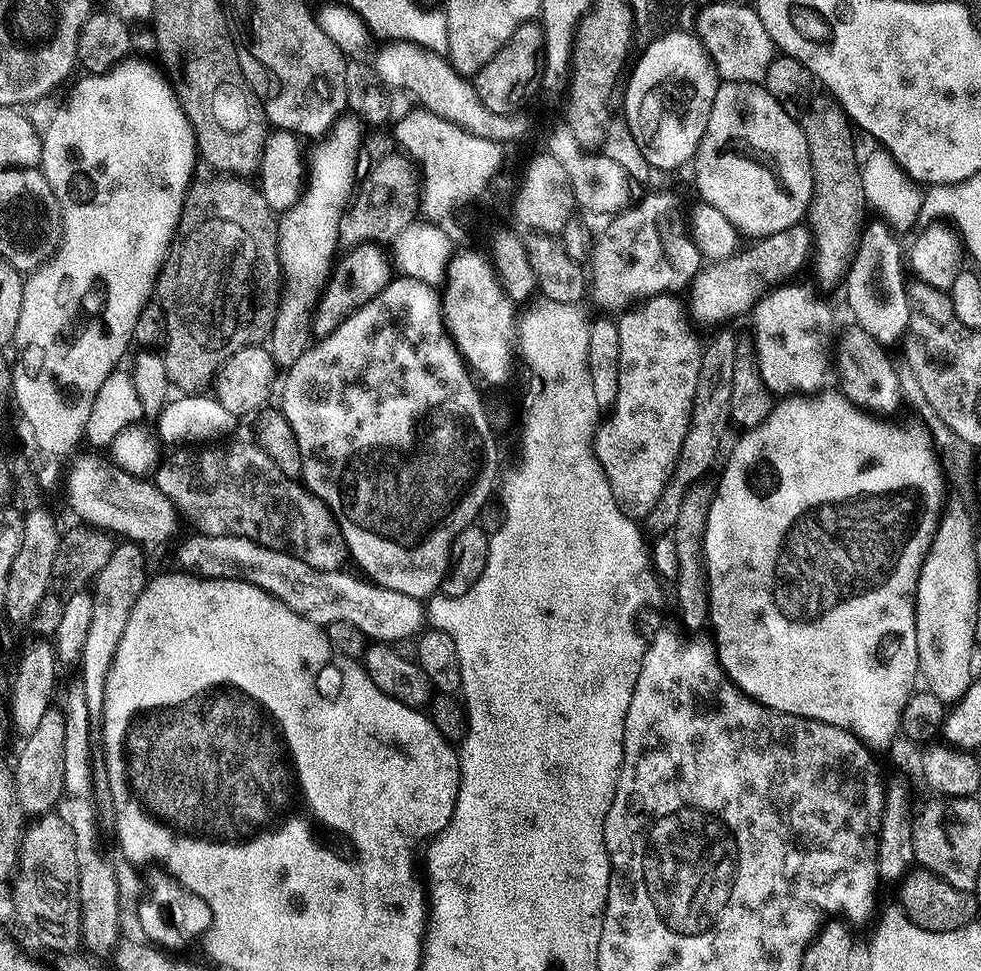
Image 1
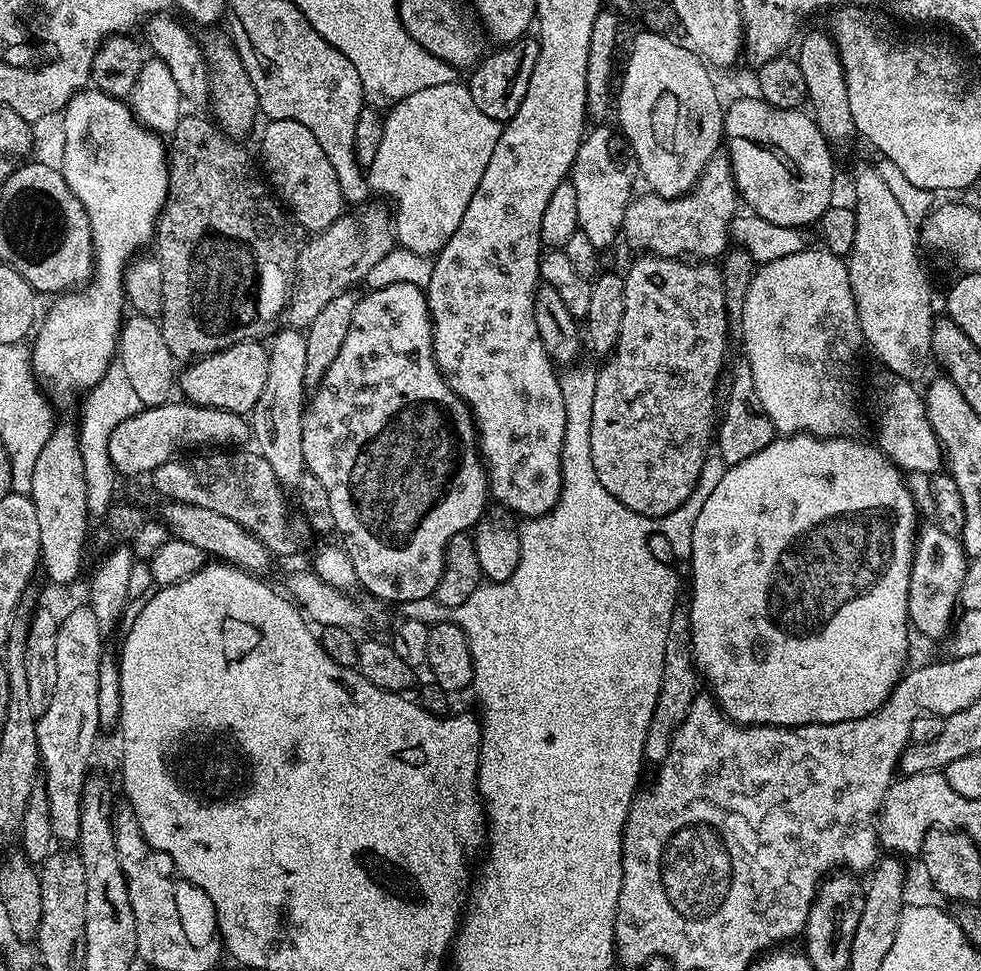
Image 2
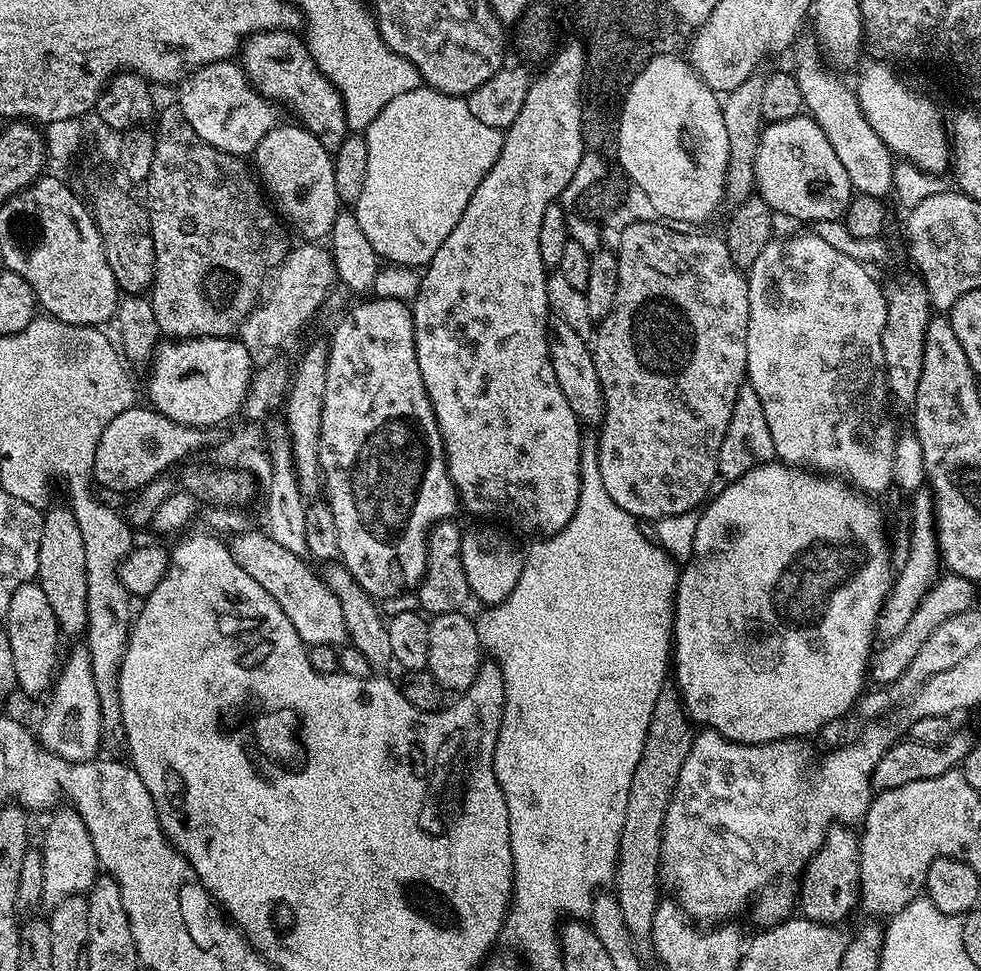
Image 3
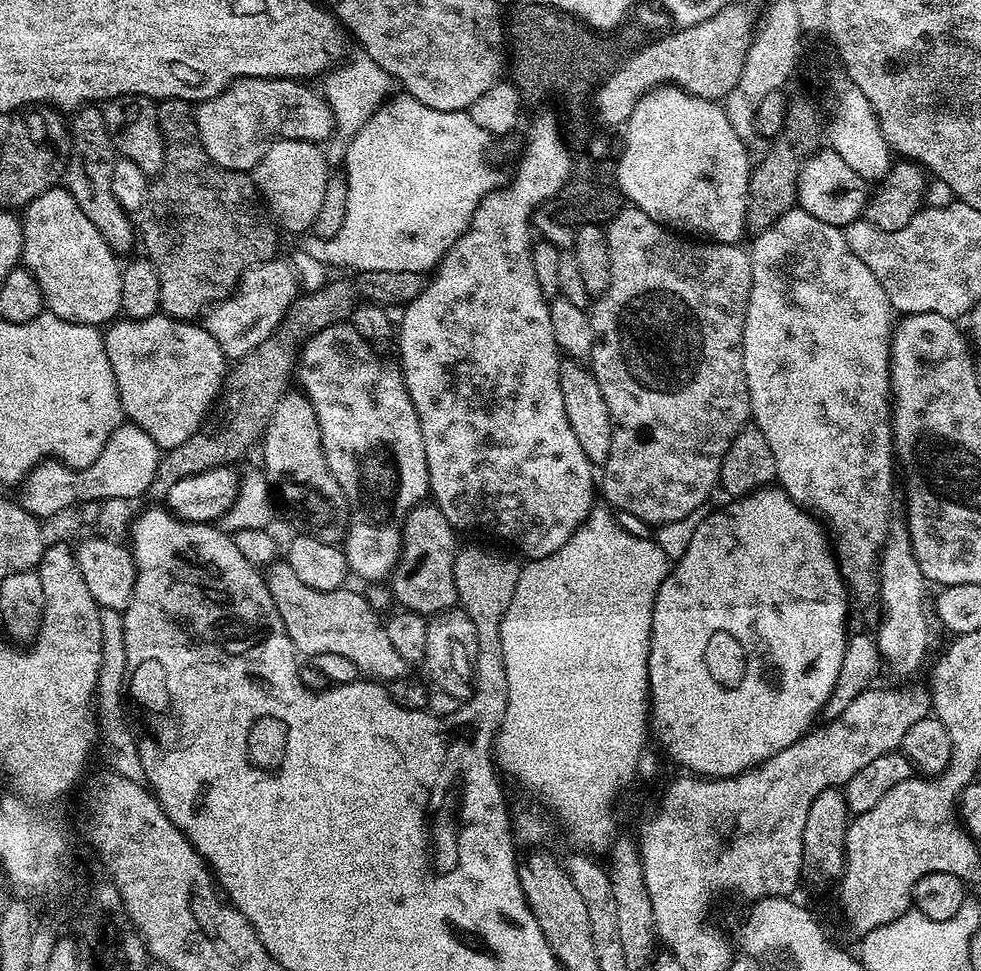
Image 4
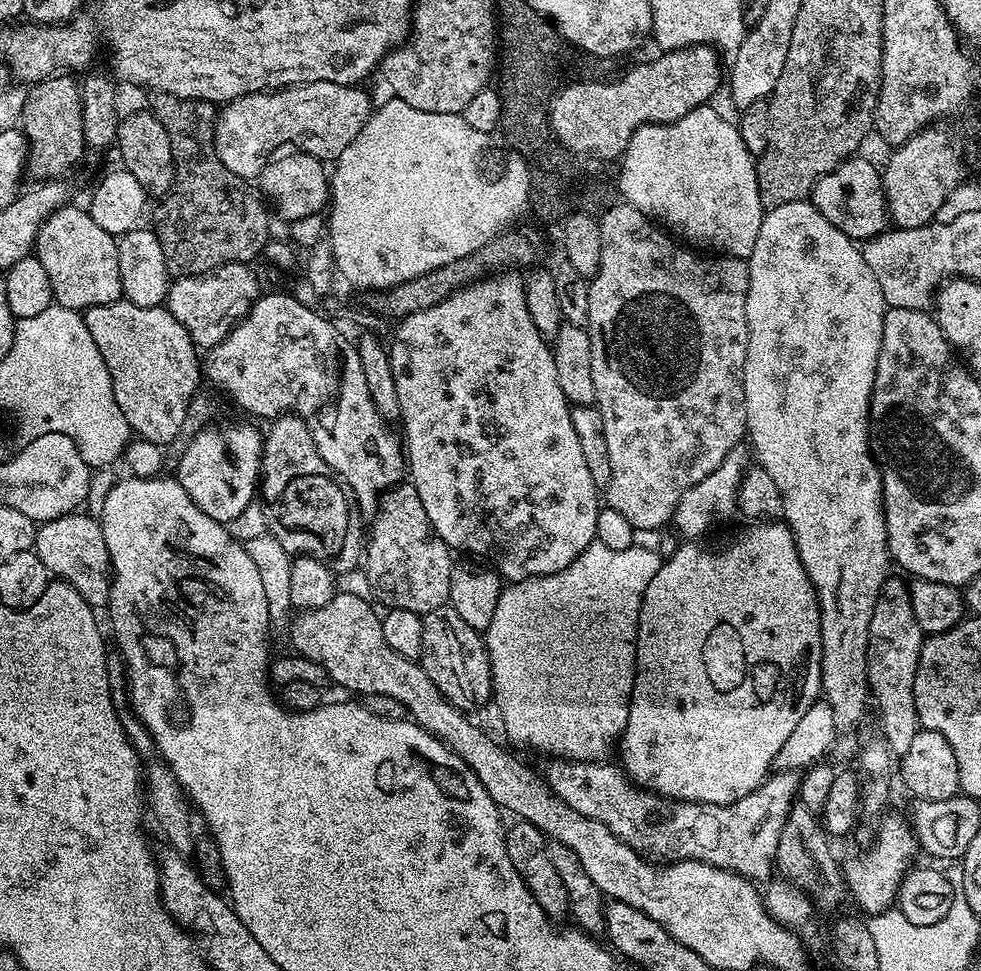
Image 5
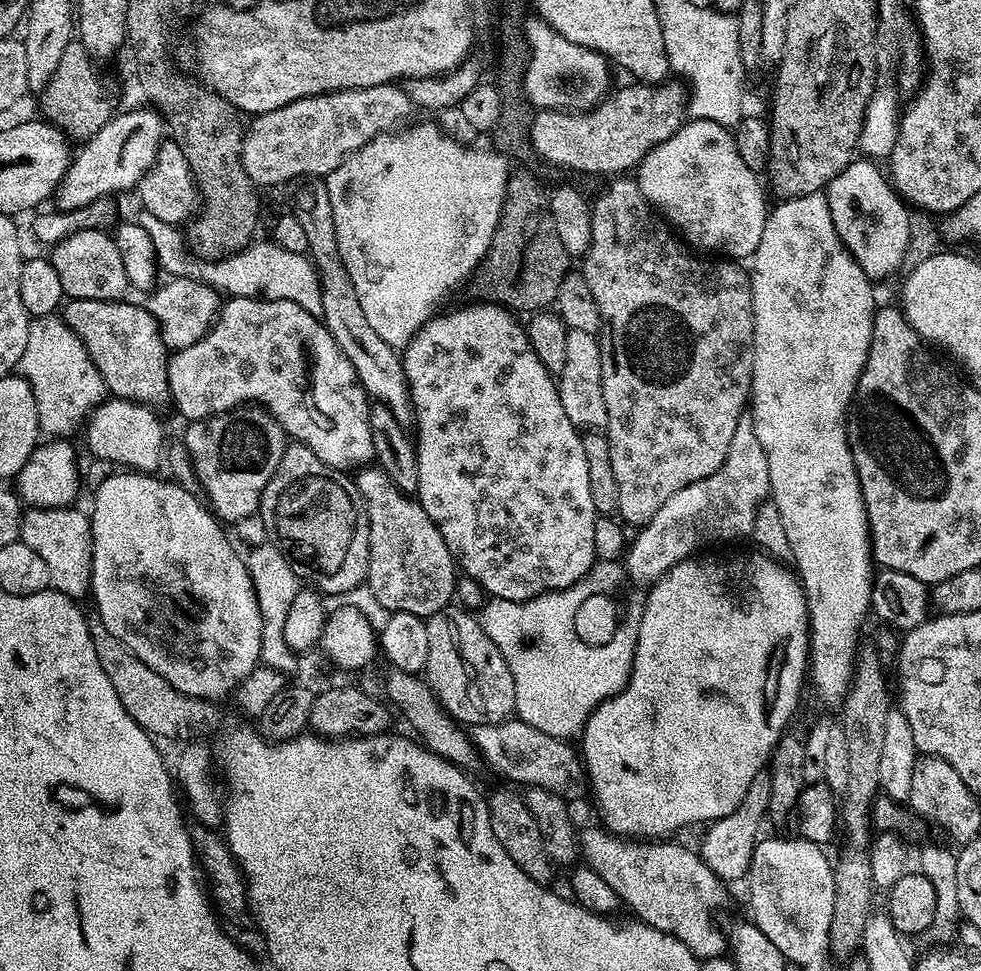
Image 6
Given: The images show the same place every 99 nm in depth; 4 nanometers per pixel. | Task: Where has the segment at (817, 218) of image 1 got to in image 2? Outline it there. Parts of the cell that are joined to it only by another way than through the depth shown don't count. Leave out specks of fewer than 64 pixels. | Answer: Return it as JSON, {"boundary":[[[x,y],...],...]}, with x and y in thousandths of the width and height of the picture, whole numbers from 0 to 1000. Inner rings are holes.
{"boundary":[[[843,32],[824,33],[815,45],[813,61],[818,68],[818,76],[822,79],[822,93],[827,118],[845,148],[855,152],[874,143],[875,137],[871,130],[871,117],[866,117],[866,97],[862,93],[862,76],[852,50],[852,43]]]}

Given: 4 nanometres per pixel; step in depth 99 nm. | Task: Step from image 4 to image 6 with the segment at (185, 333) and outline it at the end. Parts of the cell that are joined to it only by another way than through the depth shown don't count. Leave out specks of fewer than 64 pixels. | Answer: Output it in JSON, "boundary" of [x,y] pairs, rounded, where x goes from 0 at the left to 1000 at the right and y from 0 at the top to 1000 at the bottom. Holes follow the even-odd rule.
{"boundary":[[[69,309],[63,317],[63,329],[86,350],[88,360],[106,390],[106,399],[117,411],[160,418],[171,416],[171,371],[173,359],[167,354],[161,332],[150,316],[130,313],[126,309]]]}

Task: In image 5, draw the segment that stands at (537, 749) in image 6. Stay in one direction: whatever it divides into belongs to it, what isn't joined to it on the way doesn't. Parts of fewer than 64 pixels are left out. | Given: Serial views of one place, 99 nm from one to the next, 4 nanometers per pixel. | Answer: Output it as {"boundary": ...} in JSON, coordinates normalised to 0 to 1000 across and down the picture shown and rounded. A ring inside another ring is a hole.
{"boundary":[[[563,781],[552,798],[563,816],[606,847],[614,847],[638,871],[666,888],[715,886],[739,894],[768,908],[782,907],[792,893],[793,865],[797,851],[815,815],[817,796],[790,795],[778,803],[760,822],[747,828],[717,828],[702,824],[683,824],[644,806],[627,786],[606,783]]]}

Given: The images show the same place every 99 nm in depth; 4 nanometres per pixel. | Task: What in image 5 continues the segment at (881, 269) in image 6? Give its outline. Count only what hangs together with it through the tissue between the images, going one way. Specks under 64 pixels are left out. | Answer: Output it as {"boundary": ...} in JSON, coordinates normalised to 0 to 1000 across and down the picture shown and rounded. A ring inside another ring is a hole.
{"boundary":[[[865,163],[854,170],[849,177],[843,177],[828,193],[828,211],[858,241],[867,247],[882,249],[890,246],[906,234],[905,213],[901,203],[901,186],[896,172],[892,173],[885,165]]]}

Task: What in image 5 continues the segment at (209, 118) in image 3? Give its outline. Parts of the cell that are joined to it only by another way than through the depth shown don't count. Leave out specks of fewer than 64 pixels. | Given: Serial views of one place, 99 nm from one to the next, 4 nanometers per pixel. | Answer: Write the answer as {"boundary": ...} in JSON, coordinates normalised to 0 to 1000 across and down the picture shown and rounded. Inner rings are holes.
{"boundary":[[[316,84],[299,91],[256,95],[233,103],[223,112],[218,134],[220,158],[226,171],[230,171],[234,179],[243,179],[248,185],[257,187],[264,182],[274,162],[294,149],[315,157],[325,165],[341,166],[349,154],[365,142],[369,130],[381,114],[381,107],[368,93],[357,87]]]}

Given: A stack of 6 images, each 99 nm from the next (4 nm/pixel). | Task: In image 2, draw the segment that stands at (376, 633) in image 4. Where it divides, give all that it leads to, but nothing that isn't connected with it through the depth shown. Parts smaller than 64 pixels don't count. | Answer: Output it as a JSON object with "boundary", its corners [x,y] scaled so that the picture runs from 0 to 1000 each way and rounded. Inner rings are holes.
{"boundary":[[[187,517],[168,519],[171,520],[167,523],[165,535],[176,553],[182,554],[186,558],[194,558],[198,562],[202,562],[202,566],[206,566],[209,571],[213,571],[223,578],[233,579],[253,590],[268,590],[267,587],[275,576],[272,562],[259,550],[255,550],[255,546],[243,542],[243,538],[239,538],[239,533],[229,533],[227,529],[222,529],[222,525],[210,525],[210,521],[201,519]]]}

